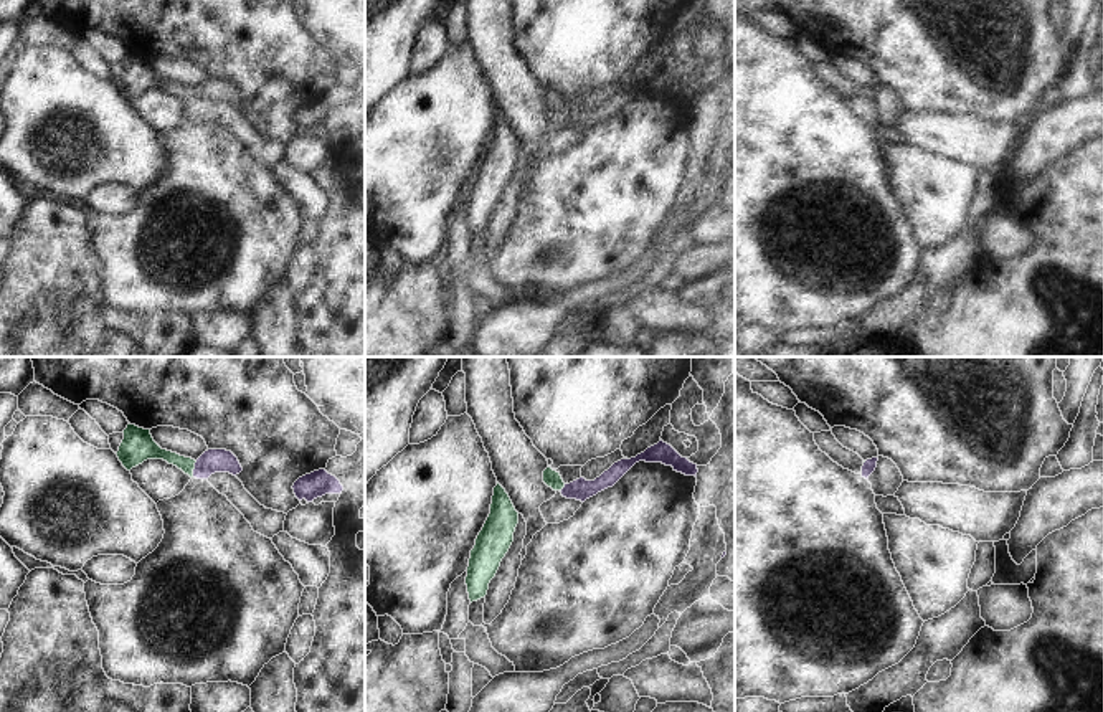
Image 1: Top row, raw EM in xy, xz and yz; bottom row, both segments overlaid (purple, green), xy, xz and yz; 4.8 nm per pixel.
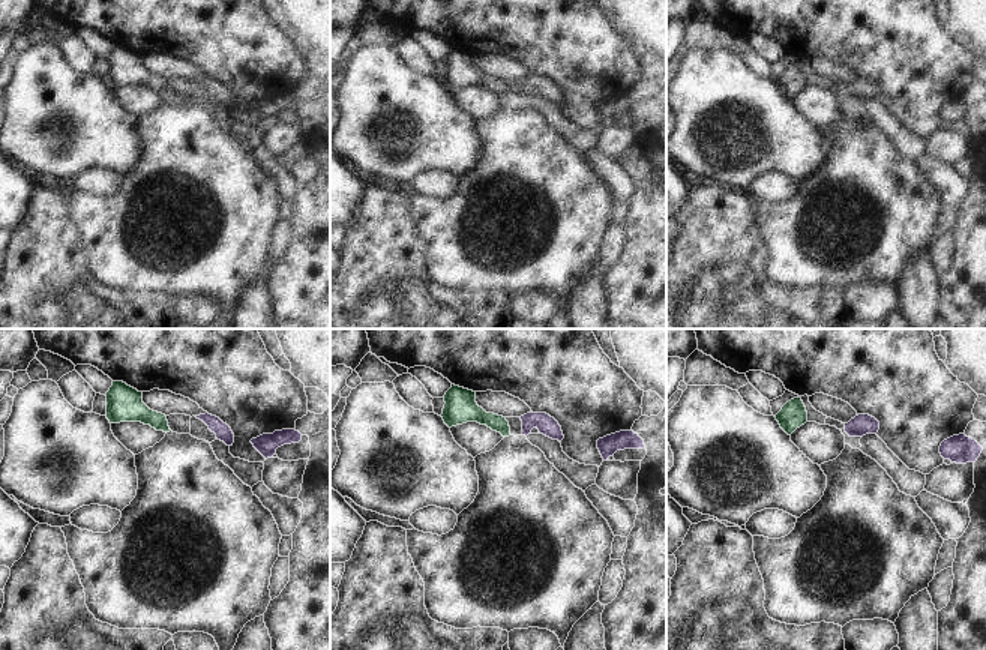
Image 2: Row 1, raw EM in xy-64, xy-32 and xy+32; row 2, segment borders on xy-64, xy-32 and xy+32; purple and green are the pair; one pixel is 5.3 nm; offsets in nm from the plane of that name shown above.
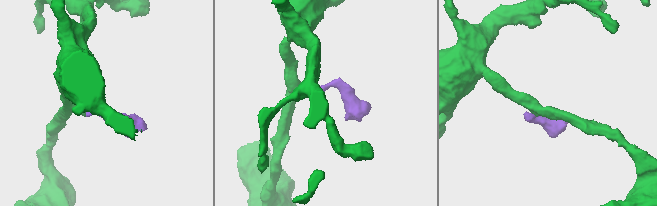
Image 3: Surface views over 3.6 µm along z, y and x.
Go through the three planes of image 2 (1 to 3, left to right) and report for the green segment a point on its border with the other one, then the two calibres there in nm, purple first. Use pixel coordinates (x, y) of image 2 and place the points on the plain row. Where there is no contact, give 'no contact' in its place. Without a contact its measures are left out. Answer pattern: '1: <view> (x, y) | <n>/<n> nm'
1: no contact
2: no contact
3: no contact

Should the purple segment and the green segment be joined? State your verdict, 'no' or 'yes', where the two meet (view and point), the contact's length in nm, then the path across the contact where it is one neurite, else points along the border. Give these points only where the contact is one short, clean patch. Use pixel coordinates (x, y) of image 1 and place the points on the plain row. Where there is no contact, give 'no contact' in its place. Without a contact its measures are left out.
yes; meets purple in xy at (194, 99); contact 80 nm long; runs through xy (212, 91), (194, 99), (147, 78)

